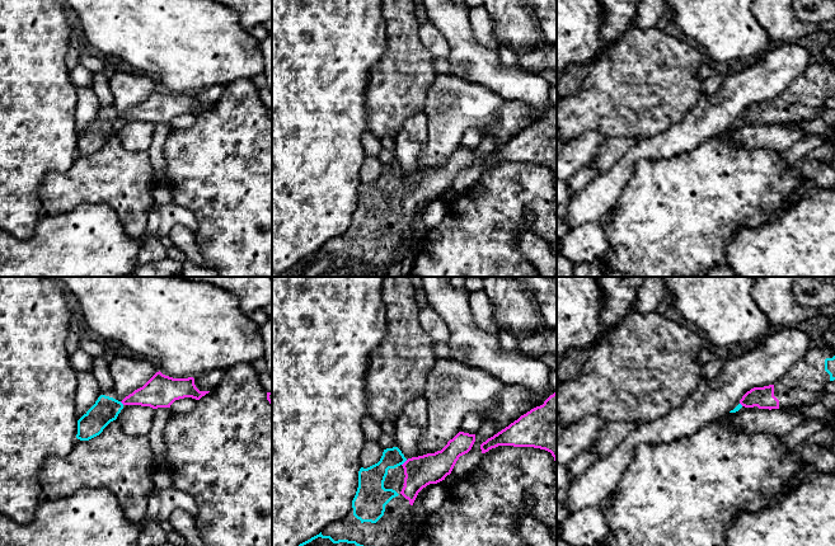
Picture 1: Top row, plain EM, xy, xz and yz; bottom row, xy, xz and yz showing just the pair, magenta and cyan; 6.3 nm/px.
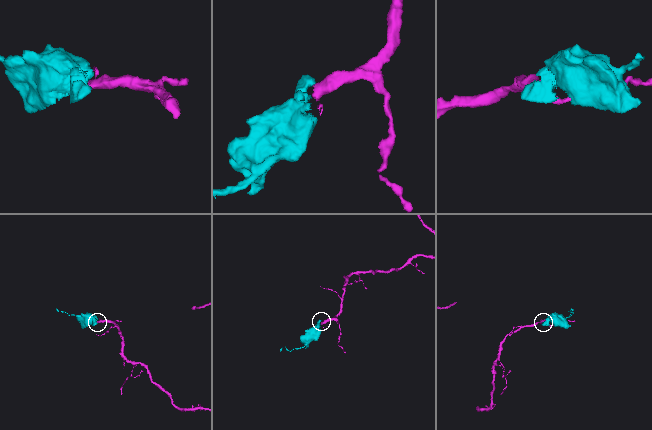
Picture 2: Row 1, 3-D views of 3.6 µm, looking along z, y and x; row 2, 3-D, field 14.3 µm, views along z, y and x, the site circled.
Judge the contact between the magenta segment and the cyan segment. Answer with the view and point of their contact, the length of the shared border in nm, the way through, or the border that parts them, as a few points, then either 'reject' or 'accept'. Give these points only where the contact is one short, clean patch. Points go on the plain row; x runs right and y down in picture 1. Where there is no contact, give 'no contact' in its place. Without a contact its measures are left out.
contact xz (404, 178); length 50 nm; way xz (420, 187), (404, 178), (389, 177), (371, 196); accept

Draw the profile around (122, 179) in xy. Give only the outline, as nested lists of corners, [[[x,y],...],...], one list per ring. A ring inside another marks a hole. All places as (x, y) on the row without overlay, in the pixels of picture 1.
[[[117,136],[111,137],[103,147],[89,155],[76,155],[71,168],[64,173],[47,171],[39,187],[43,213],[60,215],[74,211],[81,204],[108,204],[131,239],[145,239],[153,199],[154,168],[147,151],[127,151]]]

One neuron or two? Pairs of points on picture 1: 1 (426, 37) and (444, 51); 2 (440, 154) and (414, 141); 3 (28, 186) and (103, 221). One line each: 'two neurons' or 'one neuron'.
1: one neuron
2: two neurons
3: two neurons

